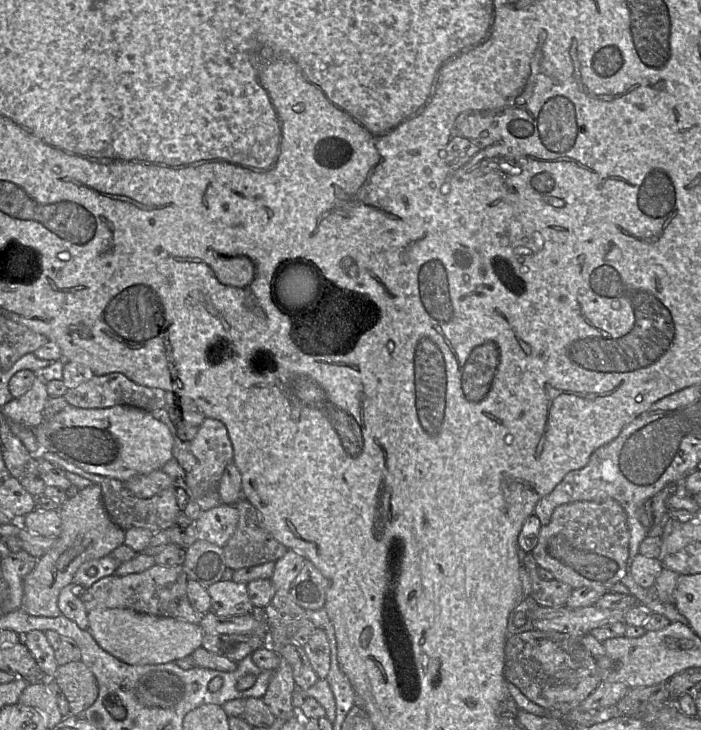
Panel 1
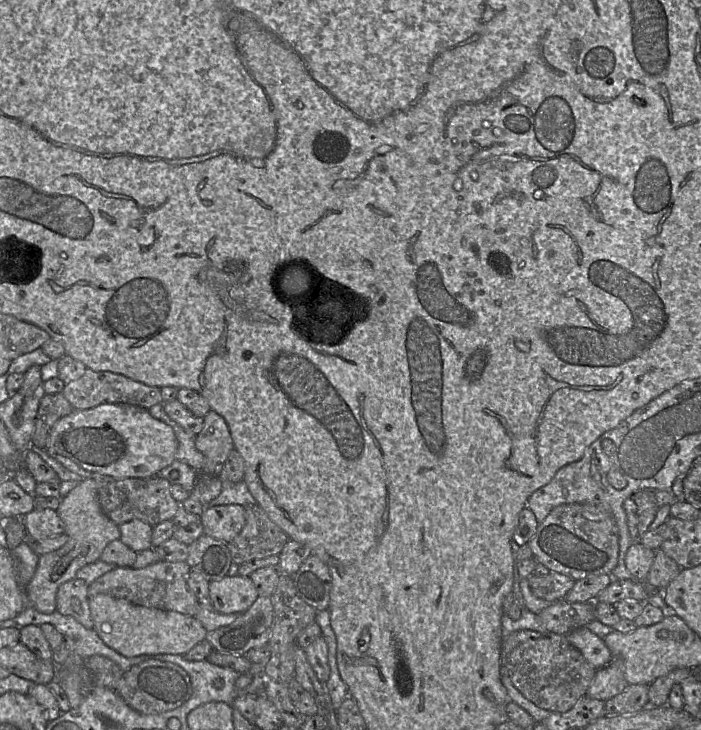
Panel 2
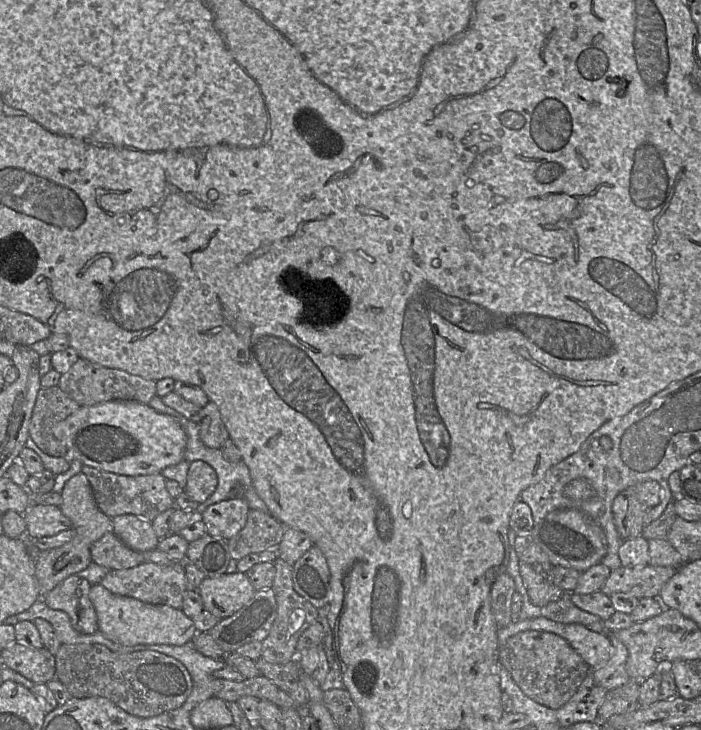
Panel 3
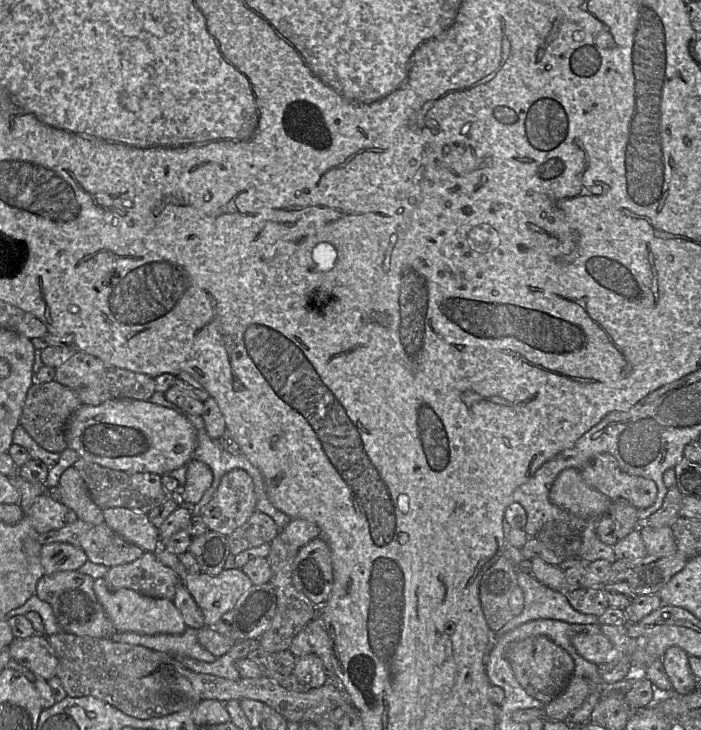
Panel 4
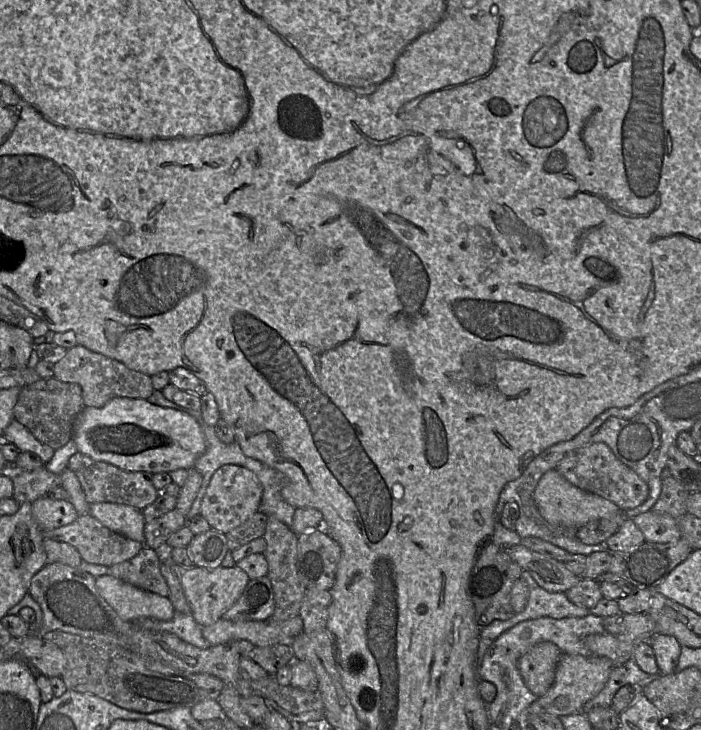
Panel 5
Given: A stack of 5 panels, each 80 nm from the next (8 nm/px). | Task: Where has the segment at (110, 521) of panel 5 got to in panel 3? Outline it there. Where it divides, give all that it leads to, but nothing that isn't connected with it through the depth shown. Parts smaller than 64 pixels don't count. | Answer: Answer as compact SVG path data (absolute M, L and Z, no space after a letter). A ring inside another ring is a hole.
M123 514L112 519L113 532L129 548L143 553L156 549L160 539L152 523L133 514Z

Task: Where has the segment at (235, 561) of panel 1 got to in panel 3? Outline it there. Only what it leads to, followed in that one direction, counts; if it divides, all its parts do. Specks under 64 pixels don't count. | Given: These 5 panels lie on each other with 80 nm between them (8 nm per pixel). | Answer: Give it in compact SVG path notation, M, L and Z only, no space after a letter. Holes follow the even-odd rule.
M250 509L244 528L228 540L231 557L239 561L252 553L277 549L285 528L270 513Z

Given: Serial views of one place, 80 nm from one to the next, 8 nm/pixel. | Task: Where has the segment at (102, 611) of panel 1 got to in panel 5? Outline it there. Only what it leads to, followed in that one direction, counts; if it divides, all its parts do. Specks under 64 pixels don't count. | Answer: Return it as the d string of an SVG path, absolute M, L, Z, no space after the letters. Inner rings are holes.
M109 574L96 578L96 588L126 622L137 623L143 618L169 621L176 613L168 597L137 588Z

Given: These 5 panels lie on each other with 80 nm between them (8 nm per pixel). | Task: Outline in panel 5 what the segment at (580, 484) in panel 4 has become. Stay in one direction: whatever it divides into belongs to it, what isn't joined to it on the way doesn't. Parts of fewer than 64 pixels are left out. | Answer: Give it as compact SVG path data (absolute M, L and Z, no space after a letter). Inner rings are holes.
M555 469L547 471L539 480L534 491L534 501L541 516L548 523L567 528L580 528L590 521L612 518L624 512L613 502L576 487Z

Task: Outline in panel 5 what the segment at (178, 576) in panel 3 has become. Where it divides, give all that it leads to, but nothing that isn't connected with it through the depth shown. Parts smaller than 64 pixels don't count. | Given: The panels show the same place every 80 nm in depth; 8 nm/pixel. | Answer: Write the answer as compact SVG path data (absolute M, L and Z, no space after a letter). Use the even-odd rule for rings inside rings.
M144 546L135 557L111 566L109 575L145 591L168 597L169 587L160 570L162 553L163 550Z

